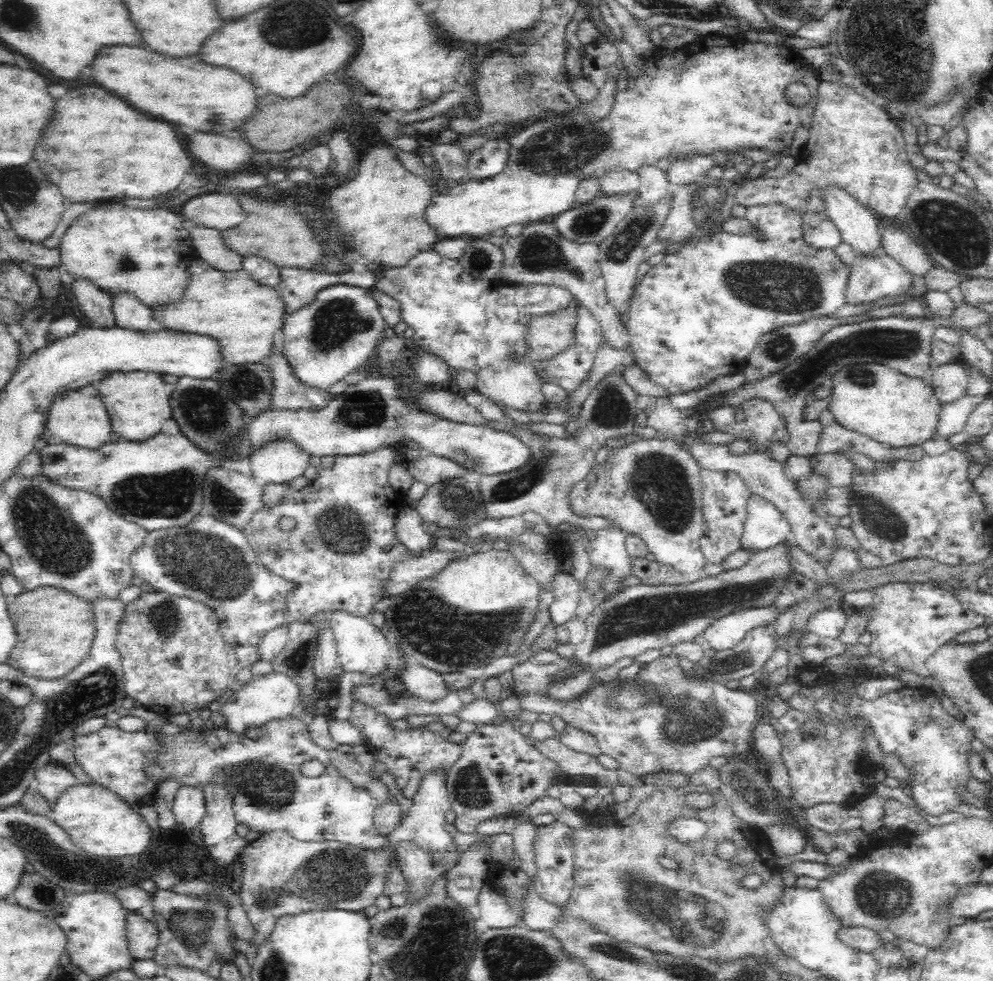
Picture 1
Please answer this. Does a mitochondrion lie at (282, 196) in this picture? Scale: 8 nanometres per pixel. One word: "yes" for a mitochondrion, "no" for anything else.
no

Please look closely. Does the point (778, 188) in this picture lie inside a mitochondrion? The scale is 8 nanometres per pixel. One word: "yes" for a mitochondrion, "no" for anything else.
no

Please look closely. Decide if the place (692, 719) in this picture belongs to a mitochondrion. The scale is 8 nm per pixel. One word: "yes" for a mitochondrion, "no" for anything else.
yes

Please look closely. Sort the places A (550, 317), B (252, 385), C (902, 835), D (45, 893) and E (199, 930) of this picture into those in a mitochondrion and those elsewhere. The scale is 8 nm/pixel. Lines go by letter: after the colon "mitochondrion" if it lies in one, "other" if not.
A: other
B: mitochondrion
C: other
D: mitochondrion
E: mitochondrion

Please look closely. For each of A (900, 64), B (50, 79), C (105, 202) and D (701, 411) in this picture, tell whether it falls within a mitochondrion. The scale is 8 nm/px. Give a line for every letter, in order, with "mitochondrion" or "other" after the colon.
A: mitochondrion
B: other
C: other
D: other

